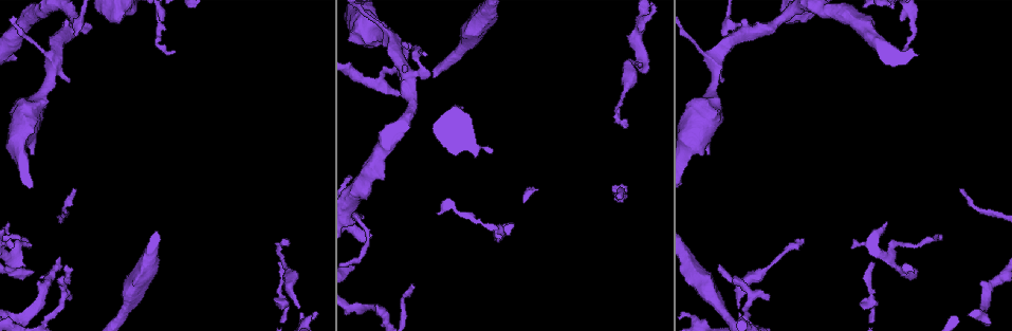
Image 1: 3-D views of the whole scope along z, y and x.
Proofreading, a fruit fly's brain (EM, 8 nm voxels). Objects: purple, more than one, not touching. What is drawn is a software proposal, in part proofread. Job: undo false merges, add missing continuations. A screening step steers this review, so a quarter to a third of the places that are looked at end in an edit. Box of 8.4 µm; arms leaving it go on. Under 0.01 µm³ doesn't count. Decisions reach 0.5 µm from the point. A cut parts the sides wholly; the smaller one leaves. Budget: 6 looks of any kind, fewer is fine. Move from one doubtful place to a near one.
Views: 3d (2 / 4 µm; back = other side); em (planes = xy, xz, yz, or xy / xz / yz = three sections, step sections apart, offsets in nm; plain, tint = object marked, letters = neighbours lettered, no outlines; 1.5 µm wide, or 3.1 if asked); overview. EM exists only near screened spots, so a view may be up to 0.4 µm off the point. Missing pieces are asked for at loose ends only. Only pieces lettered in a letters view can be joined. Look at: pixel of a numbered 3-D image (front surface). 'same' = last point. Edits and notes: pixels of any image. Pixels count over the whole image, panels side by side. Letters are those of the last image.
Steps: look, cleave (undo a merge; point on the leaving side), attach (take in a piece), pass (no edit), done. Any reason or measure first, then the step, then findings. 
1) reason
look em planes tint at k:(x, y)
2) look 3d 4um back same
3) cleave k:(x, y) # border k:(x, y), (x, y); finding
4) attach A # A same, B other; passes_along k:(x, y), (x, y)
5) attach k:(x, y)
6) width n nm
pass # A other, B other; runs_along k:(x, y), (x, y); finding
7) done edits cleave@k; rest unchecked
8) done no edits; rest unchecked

tapers out
look em yz step 8 tint at 1:(621, 199)

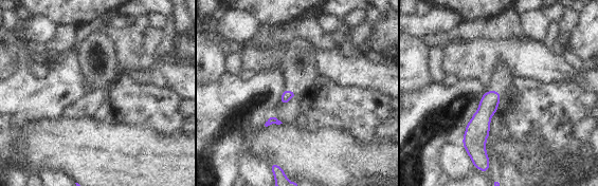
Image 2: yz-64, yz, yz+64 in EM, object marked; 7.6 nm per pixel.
another direction
look em planes letters same

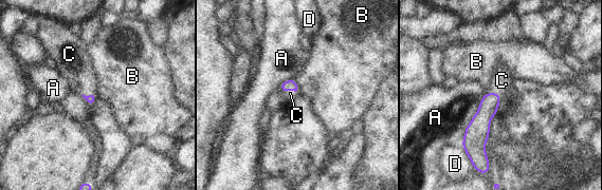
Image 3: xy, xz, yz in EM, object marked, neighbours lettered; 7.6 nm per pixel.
attach C # A other, B other, C same, D other; passes_along 3:(288, 83), (288, 89), (290, 93); the cell continues

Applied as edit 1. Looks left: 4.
redraw
look overview

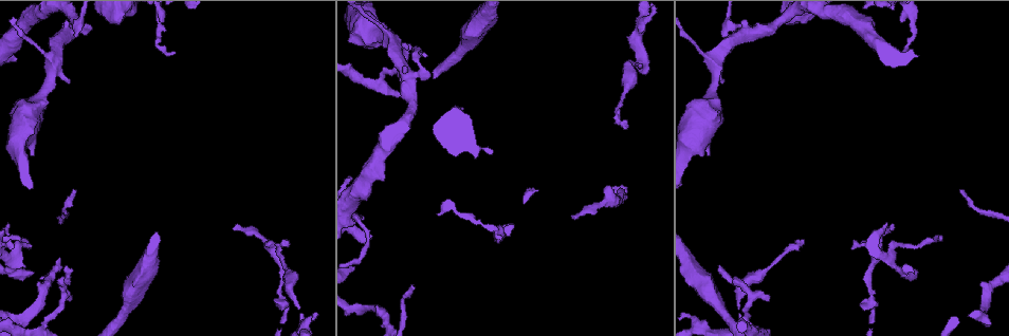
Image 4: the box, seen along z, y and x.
tapers out
look 3d 4um at 4:(66, 266)

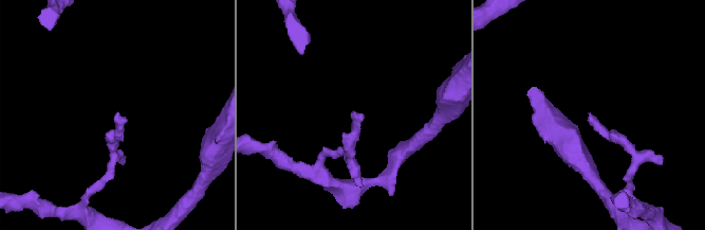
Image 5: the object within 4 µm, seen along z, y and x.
look em planes letters at 5:(117, 114)

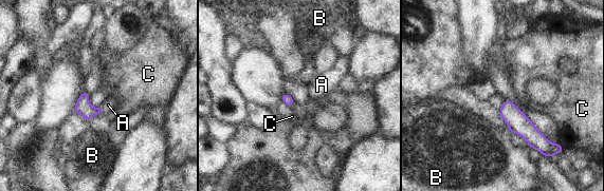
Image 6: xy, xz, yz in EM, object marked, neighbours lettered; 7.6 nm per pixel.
attach A # A same, B other, C other; passes_along 6:(83, 108), (102, 110), (108, 104); it goes on there

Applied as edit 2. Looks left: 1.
done edits attach@3, attach@6; rest unchecked

